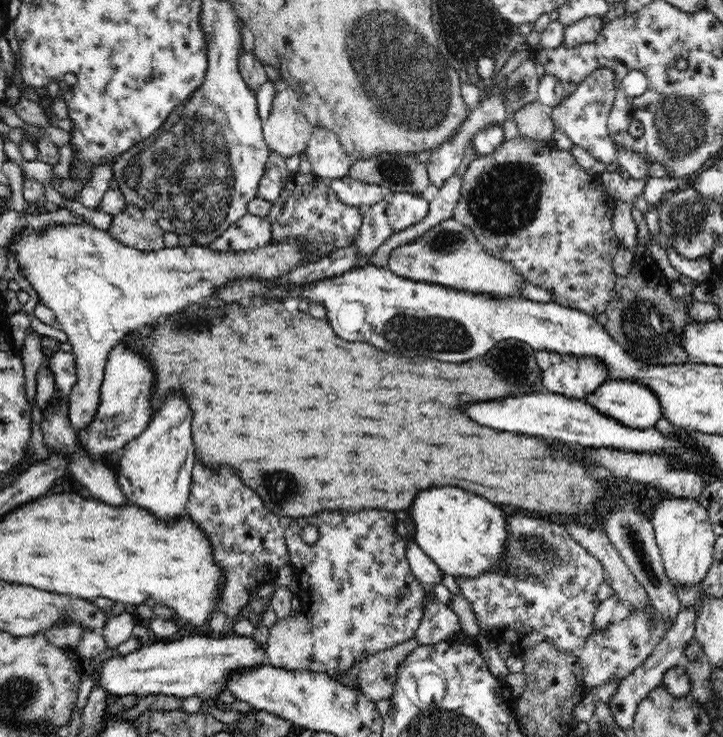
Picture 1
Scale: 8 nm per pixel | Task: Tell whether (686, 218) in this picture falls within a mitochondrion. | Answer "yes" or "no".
yes

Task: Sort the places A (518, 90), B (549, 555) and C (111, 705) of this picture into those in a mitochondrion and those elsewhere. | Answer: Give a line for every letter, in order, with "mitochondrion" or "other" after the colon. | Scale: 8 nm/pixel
A: mitochondrion
B: mitochondrion
C: other

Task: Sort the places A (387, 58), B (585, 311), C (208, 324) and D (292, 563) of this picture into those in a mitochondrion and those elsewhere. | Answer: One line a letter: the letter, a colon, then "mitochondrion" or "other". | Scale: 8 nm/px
A: mitochondrion
B: other
C: mitochondrion
D: other

